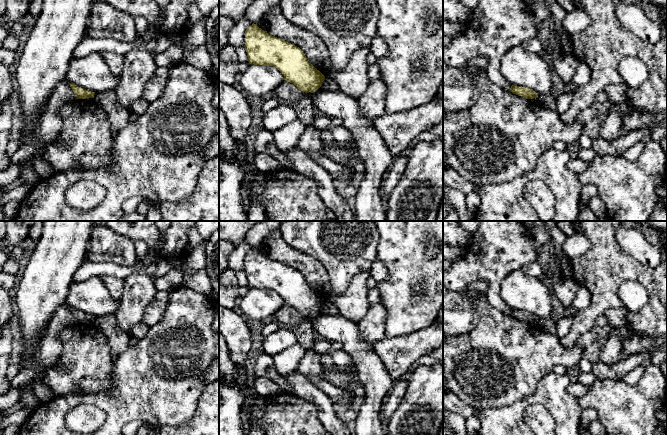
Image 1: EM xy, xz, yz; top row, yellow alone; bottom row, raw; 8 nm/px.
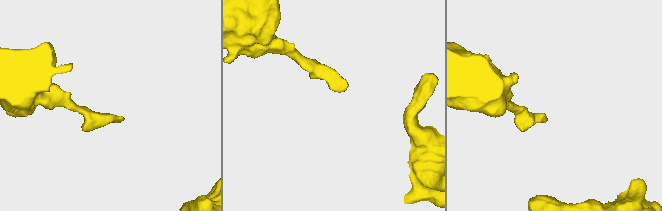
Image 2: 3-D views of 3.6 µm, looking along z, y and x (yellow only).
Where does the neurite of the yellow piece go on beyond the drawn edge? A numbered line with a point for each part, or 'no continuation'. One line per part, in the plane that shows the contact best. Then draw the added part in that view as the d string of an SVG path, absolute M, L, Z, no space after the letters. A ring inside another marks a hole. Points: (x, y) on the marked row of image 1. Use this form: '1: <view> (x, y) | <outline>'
no continuation

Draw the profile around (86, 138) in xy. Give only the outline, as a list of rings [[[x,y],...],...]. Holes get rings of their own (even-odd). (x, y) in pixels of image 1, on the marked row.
[[[92,98],[76,99],[61,107],[57,114],[62,119],[59,135],[39,153],[39,156],[53,168],[54,174],[69,169],[108,167],[112,163],[112,147],[116,132],[102,106]]]

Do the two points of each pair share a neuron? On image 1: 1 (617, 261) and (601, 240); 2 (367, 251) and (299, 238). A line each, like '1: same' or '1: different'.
1: same
2: same

